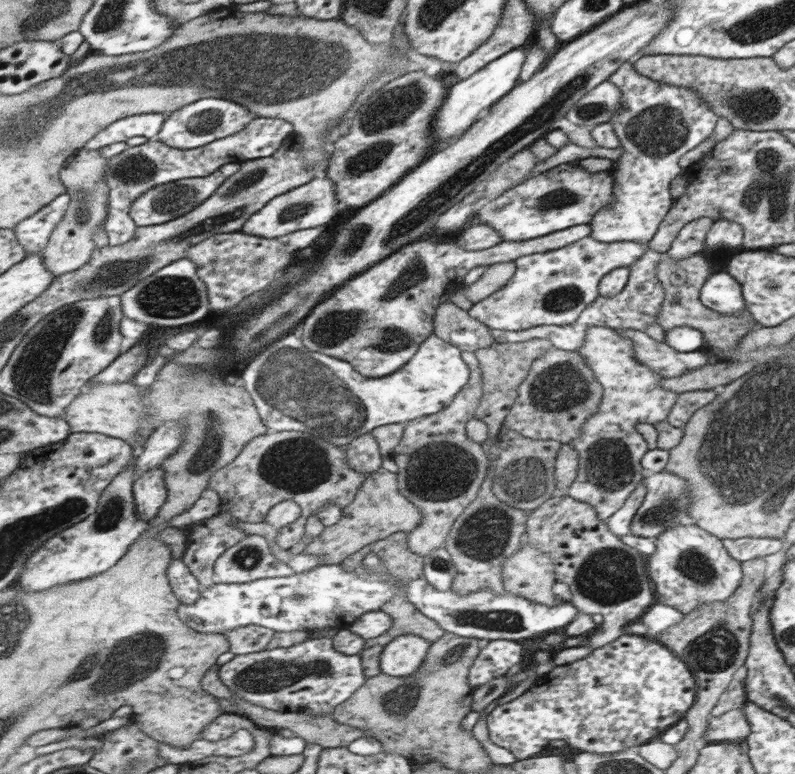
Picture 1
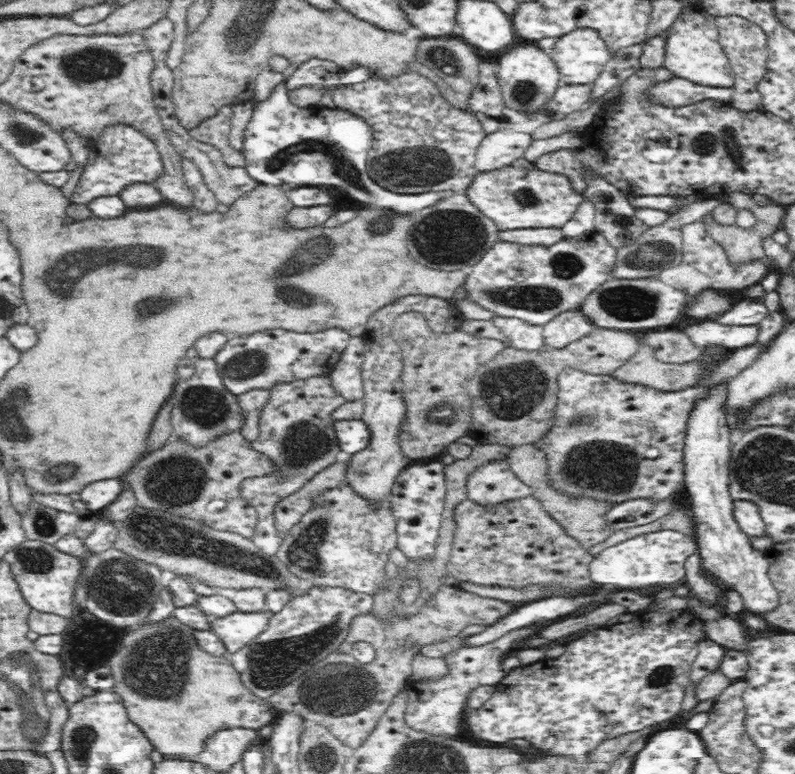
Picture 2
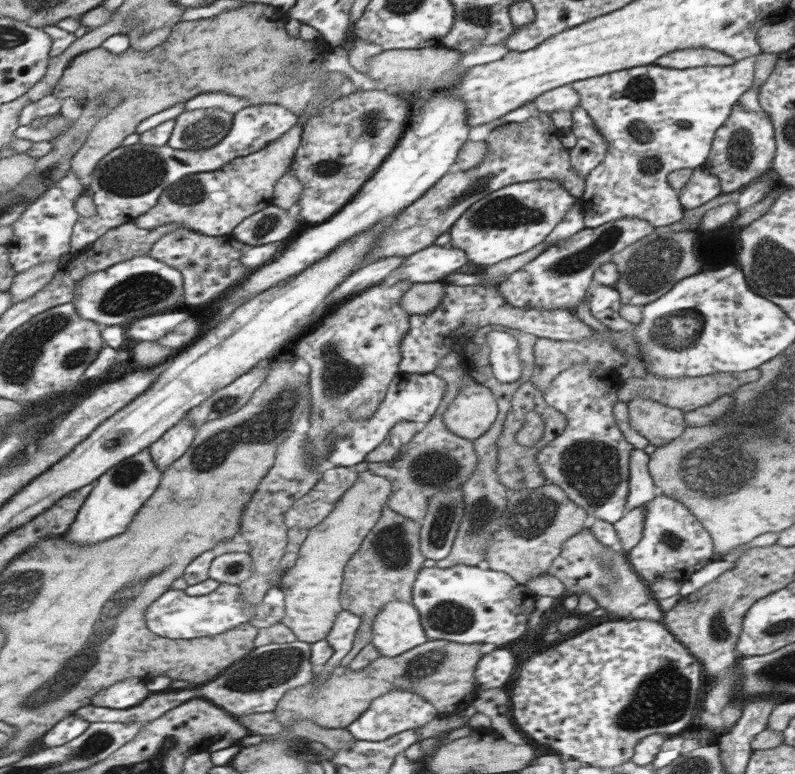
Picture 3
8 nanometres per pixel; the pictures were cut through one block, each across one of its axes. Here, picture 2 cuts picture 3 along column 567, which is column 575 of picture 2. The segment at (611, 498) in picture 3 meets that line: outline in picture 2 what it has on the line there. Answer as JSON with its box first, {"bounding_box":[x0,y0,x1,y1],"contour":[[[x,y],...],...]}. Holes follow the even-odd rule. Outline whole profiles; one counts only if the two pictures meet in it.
{"bounding_box":[532,346,768,504],"contour":[[[748,346],[734,350],[730,360],[724,360],[720,368],[698,386],[680,392],[660,392],[648,388],[644,384],[628,384],[620,382],[614,376],[592,376],[576,368],[564,368],[558,374],[558,396],[556,406],[552,410],[552,424],[548,432],[532,444],[532,448],[542,450],[546,456],[546,478],[550,484],[558,488],[558,492],[568,492],[570,496],[594,496],[594,500],[608,500],[610,504],[622,504],[626,500],[648,498],[654,502],[666,500],[674,496],[684,476],[684,444],[686,444],[686,430],[690,424],[690,412],[694,412],[698,400],[702,400],[710,386],[718,386],[722,382],[730,382],[740,372],[750,368],[768,346]]]}

